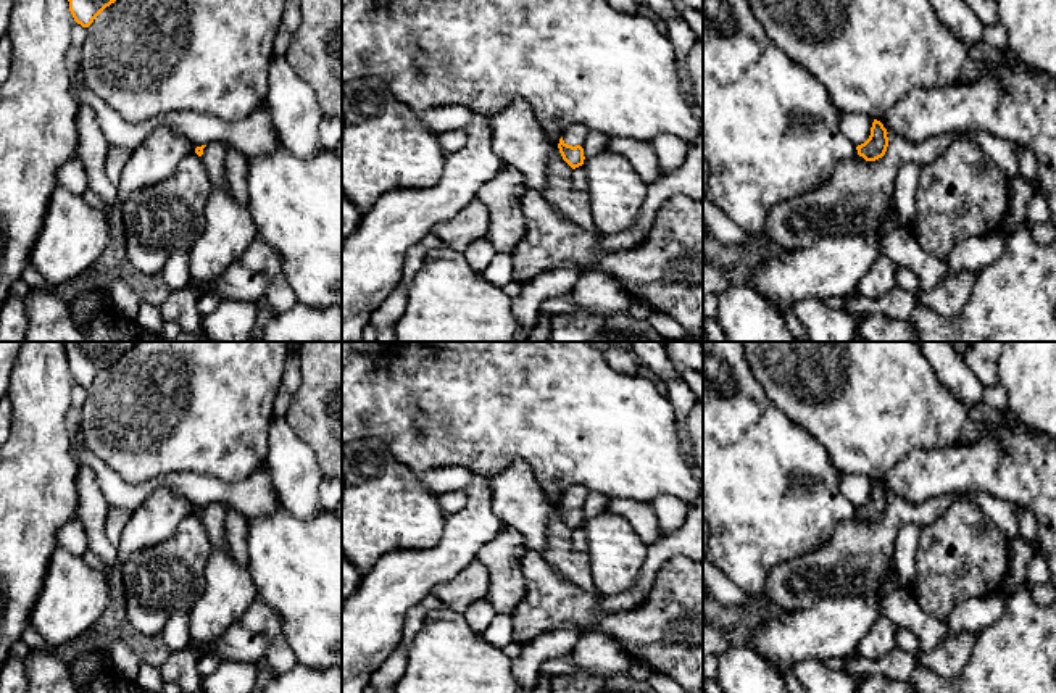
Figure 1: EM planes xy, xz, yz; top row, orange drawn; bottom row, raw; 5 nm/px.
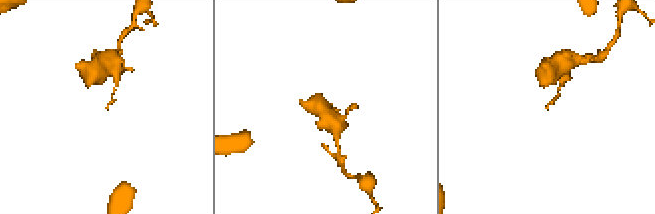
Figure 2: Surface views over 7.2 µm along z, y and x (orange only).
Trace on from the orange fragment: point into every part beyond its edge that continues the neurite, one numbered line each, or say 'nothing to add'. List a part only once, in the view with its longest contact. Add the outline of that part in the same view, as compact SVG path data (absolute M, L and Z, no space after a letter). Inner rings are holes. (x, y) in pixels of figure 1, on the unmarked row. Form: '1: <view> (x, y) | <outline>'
1: xz (574, 495) | M572 485L563 493L563 501L567 506L584 506L588 490L584 485Z

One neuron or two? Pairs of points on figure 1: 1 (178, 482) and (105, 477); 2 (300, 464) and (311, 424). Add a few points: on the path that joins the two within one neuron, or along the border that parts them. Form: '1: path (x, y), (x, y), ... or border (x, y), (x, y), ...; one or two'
1: path (160, 482), (144, 490), (123, 490); one
2: border (284, 418), (291, 429), (313, 452), (324, 474); two

